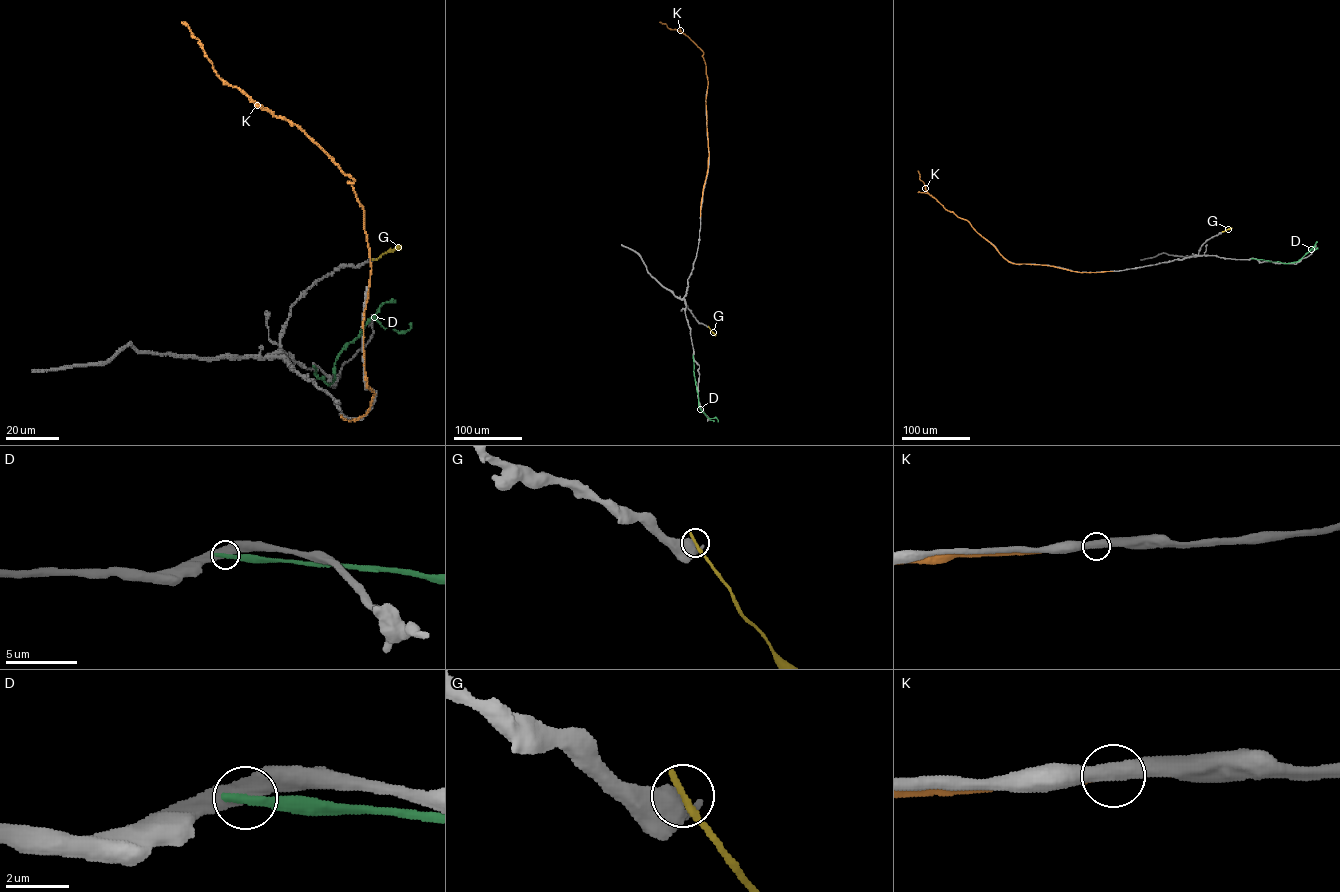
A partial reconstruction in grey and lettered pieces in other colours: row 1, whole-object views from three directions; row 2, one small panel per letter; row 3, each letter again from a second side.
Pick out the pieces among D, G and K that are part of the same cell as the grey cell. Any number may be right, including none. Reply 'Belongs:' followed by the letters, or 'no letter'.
Belongs: no letter

